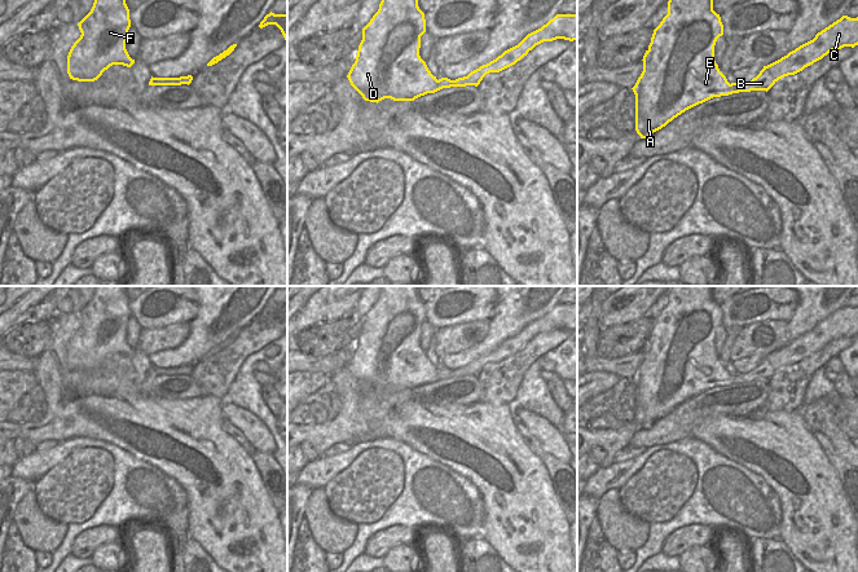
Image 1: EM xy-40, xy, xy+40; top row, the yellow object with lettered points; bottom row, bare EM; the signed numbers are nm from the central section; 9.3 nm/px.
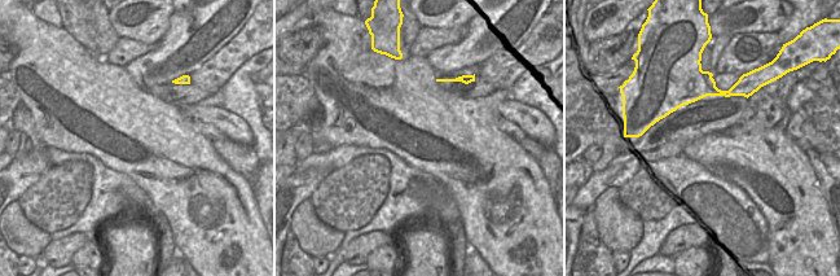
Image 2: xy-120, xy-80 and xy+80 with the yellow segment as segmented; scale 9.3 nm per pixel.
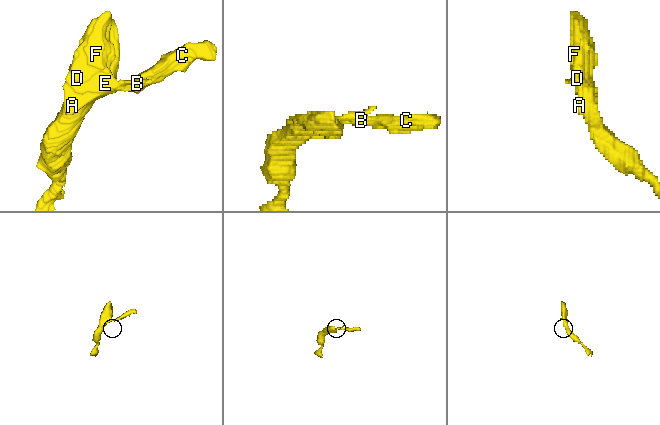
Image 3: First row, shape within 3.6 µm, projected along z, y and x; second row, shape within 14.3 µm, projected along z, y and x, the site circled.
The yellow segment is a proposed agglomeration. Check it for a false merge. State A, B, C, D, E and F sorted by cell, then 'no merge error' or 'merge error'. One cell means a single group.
groups A B C D E F; no merge error

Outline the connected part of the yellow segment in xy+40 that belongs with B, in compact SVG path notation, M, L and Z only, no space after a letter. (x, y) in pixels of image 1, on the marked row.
M669 0L668 14L654 30L643 56L643 71L632 88L635 94L635 131L648 138L686 110L713 97L769 91L779 79L795 75L830 52L858 45L858 17L842 16L815 38L780 60L764 66L749 83L729 83L714 61L714 45L723 35L713 0Z

